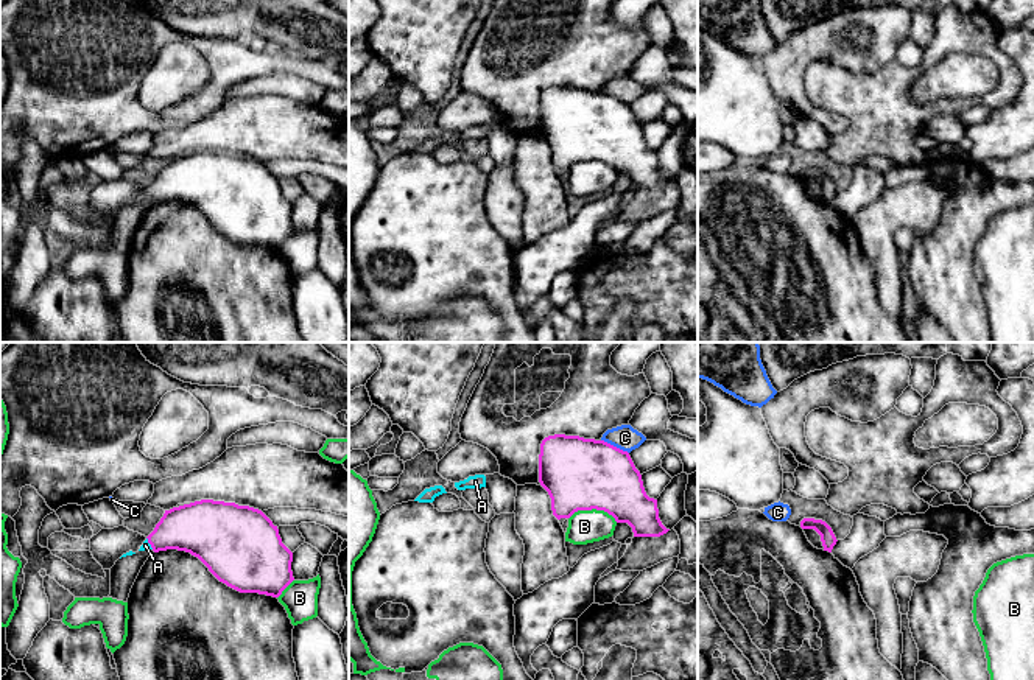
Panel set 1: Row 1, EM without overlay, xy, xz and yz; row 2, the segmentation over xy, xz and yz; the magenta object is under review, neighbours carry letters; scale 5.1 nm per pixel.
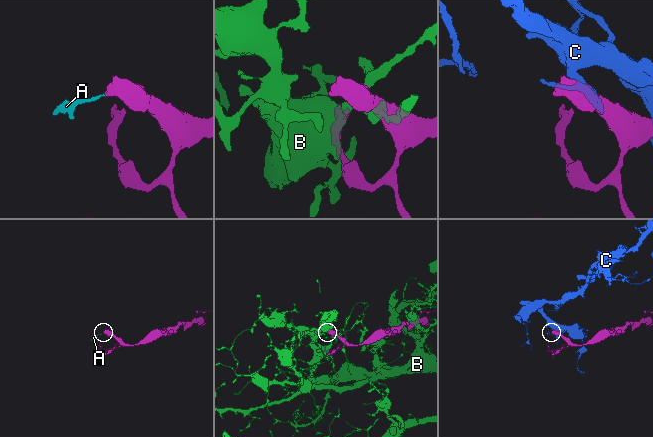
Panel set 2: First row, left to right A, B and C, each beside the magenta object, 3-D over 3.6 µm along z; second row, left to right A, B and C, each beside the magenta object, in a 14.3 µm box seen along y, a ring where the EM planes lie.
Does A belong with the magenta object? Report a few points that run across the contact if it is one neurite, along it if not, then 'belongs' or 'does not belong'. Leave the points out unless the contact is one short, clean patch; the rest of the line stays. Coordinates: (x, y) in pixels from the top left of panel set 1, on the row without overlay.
line xy (193, 179), (179, 179), (148, 193), (145, 196); belongs

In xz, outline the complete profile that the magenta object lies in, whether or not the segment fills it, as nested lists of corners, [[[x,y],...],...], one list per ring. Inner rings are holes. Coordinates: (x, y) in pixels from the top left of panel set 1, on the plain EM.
[[[565,86],[545,89],[539,106],[539,134],[548,143],[557,171],[596,160],[612,166],[617,174],[628,174],[634,188],[660,188],[670,182],[659,170],[657,151],[646,146],[629,104],[604,92]]]

